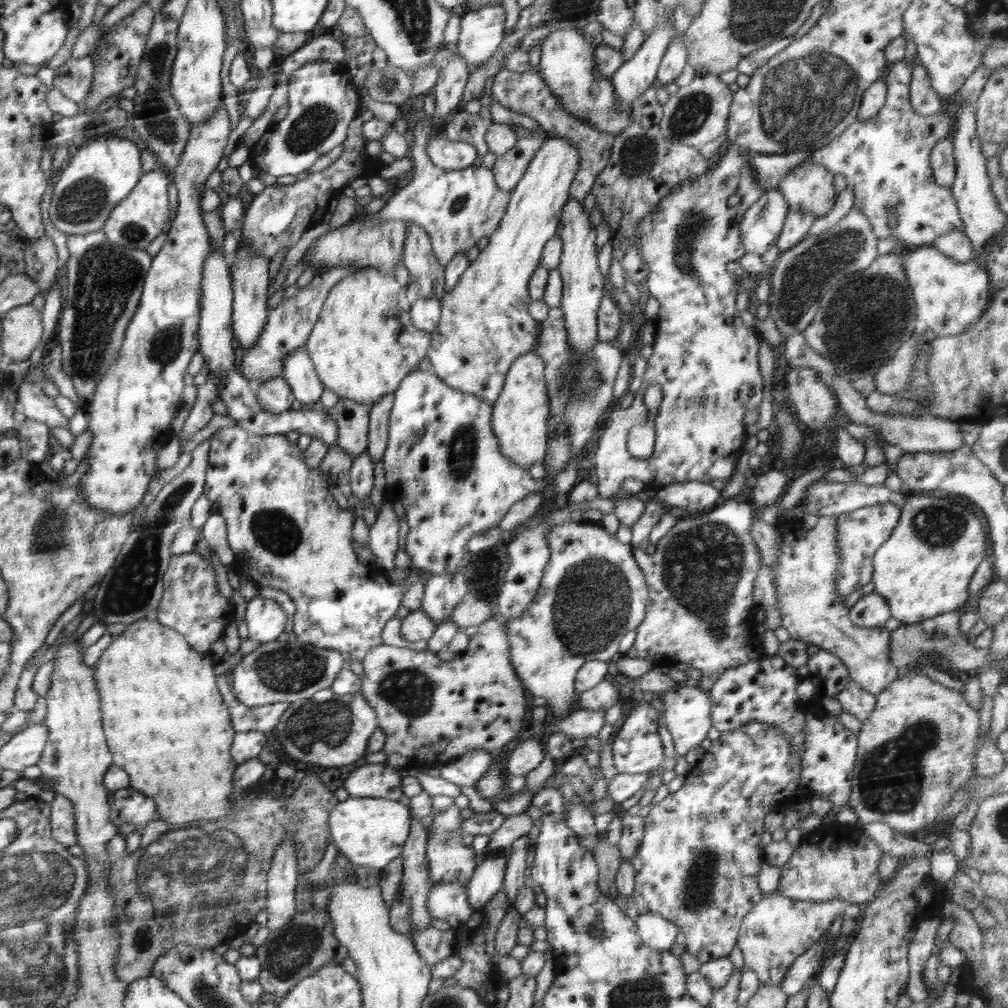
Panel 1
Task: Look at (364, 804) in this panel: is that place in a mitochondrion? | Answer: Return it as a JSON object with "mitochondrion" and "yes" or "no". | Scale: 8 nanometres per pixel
{"mitochondrion":"no"}

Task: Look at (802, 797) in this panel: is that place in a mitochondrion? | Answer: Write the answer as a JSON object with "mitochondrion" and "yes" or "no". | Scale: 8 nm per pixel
{"mitochondrion":"no"}

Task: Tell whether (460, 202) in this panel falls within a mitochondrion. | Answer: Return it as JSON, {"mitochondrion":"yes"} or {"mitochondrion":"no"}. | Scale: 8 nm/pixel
{"mitochondrion":"yes"}

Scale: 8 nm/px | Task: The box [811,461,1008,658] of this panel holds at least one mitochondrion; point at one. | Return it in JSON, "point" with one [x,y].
{"point":[937,523]}

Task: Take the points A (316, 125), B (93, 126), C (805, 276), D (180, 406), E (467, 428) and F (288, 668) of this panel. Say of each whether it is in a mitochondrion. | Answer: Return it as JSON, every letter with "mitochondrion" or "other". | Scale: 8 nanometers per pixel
{"A":"mitochondrion","B":"other","C":"mitochondrion","D":"other","E":"mitochondrion","F":"mitochondrion"}

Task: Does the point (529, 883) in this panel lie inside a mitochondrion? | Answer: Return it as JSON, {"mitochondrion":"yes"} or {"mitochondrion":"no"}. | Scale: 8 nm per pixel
{"mitochondrion":"no"}

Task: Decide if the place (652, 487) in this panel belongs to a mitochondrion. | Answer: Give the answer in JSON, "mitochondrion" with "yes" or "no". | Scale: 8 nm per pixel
{"mitochondrion":"no"}

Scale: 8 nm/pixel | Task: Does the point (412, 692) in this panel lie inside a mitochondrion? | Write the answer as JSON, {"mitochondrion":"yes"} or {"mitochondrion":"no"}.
{"mitochondrion":"yes"}

